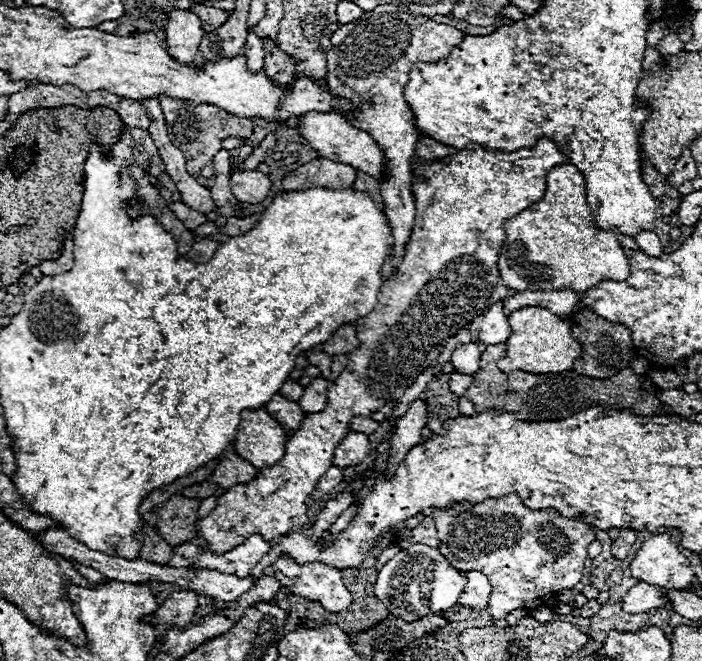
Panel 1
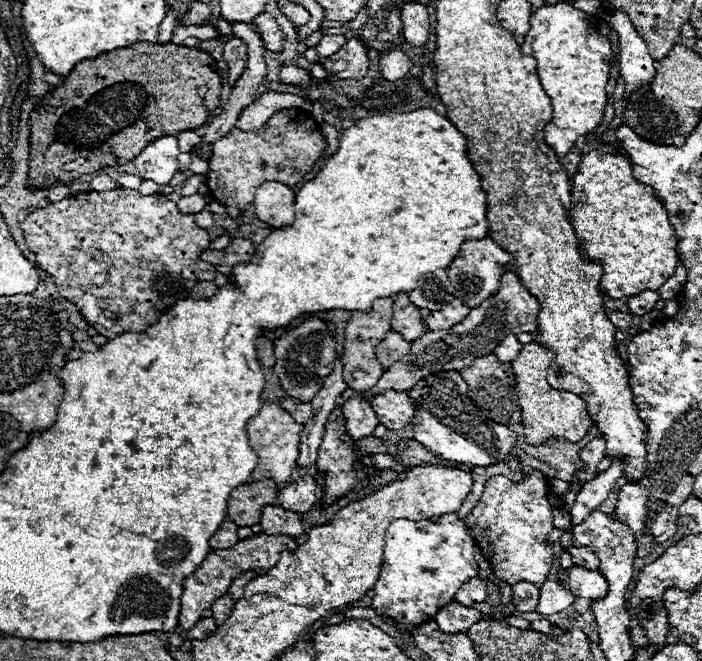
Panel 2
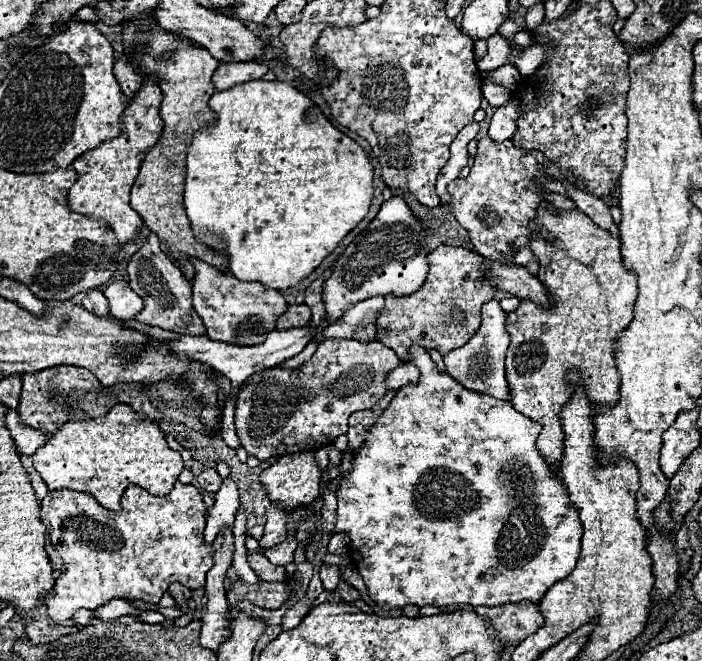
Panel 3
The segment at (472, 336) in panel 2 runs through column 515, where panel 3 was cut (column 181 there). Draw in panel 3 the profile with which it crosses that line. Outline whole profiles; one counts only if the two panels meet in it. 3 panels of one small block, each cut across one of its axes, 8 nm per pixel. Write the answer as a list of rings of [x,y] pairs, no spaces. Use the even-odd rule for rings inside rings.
[[[154,232],[148,234],[140,250],[132,256],[128,264],[128,278],[134,292],[138,292],[138,296],[142,296],[144,300],[144,308],[136,316],[138,322],[148,326],[158,326],[162,330],[178,332],[178,334],[188,334],[188,336],[196,336],[196,334],[202,336],[206,332],[202,318],[192,308],[192,282],[186,280],[184,274],[160,250],[160,244]]]

